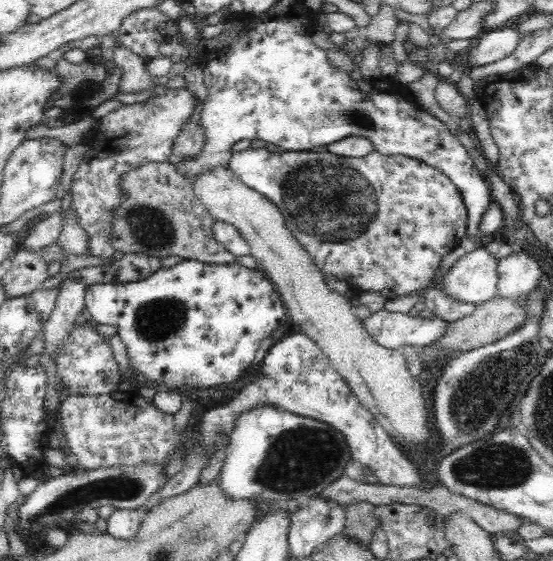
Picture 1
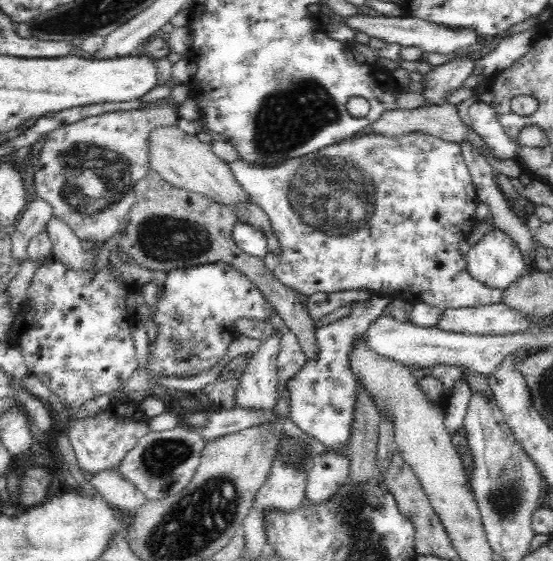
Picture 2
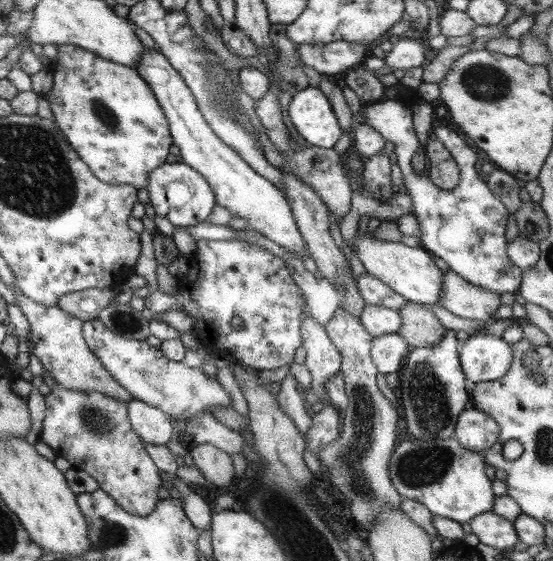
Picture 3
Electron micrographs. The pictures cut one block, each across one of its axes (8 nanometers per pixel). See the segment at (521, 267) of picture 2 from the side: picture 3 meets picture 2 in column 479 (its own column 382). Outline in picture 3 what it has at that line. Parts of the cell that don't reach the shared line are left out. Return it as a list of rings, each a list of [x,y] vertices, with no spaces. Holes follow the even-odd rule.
[[[356,226],[350,246],[365,268],[365,272],[385,283],[408,302],[423,305],[432,305],[437,302],[441,294],[441,284],[443,284],[441,270],[433,263],[432,255],[421,246],[414,248],[400,242],[379,240],[367,230],[359,233]]]

